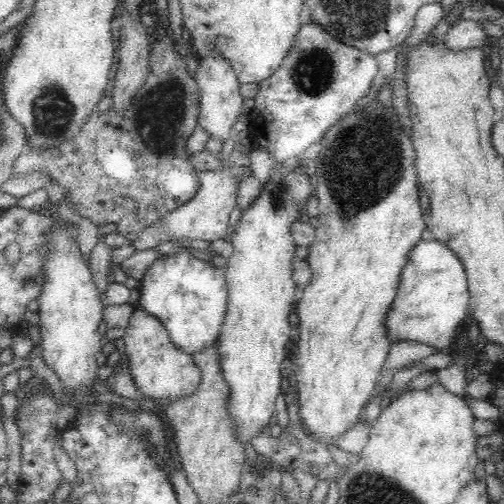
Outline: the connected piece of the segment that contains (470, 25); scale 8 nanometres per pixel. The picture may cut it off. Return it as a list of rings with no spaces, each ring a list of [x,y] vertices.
[[[460,19],[454,28],[450,28],[443,38],[444,45],[452,53],[467,51],[468,49],[482,47],[486,40],[486,33],[479,24],[472,20]]]

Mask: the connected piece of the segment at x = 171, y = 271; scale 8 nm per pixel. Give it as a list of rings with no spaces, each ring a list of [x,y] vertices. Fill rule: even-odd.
[[[185,251],[161,255],[142,277],[138,290],[140,298],[136,306],[158,318],[166,327],[170,341],[184,353],[194,356],[217,342],[228,300],[224,267],[195,258]]]

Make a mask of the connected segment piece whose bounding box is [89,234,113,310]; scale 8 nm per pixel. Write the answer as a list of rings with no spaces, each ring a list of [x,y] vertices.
[[[100,234],[97,237],[89,260],[90,274],[92,275],[92,281],[94,281],[94,287],[98,289],[98,295],[100,295],[100,303],[102,303],[102,310],[112,305],[107,299],[106,289],[108,288],[108,272],[112,267],[111,262],[111,250],[112,247],[106,244],[106,234]]]

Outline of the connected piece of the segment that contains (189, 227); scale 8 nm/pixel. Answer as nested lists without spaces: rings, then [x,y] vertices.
[[[225,164],[224,170],[199,172],[198,192],[188,202],[166,212],[156,225],[151,225],[142,230],[131,242],[134,252],[148,249],[156,249],[161,243],[168,241],[178,242],[178,239],[187,240],[218,240],[227,234],[229,229],[228,219],[230,212],[236,208],[236,188],[242,176],[252,176],[252,170],[248,166],[236,166]]]

